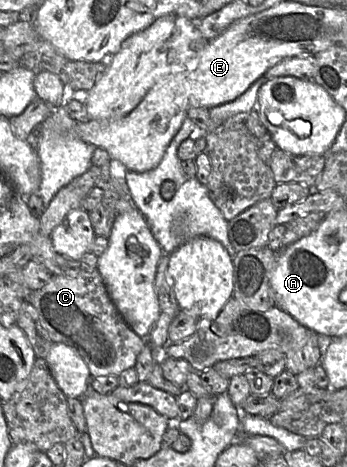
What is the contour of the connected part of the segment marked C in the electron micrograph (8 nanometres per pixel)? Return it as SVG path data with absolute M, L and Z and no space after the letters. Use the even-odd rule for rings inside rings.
M97 268L84 271L76 277L54 275L38 290L26 287L30 292L27 299L37 309L51 340L76 349L88 366L92 378L119 376L135 366L145 339L137 335L118 312Z

